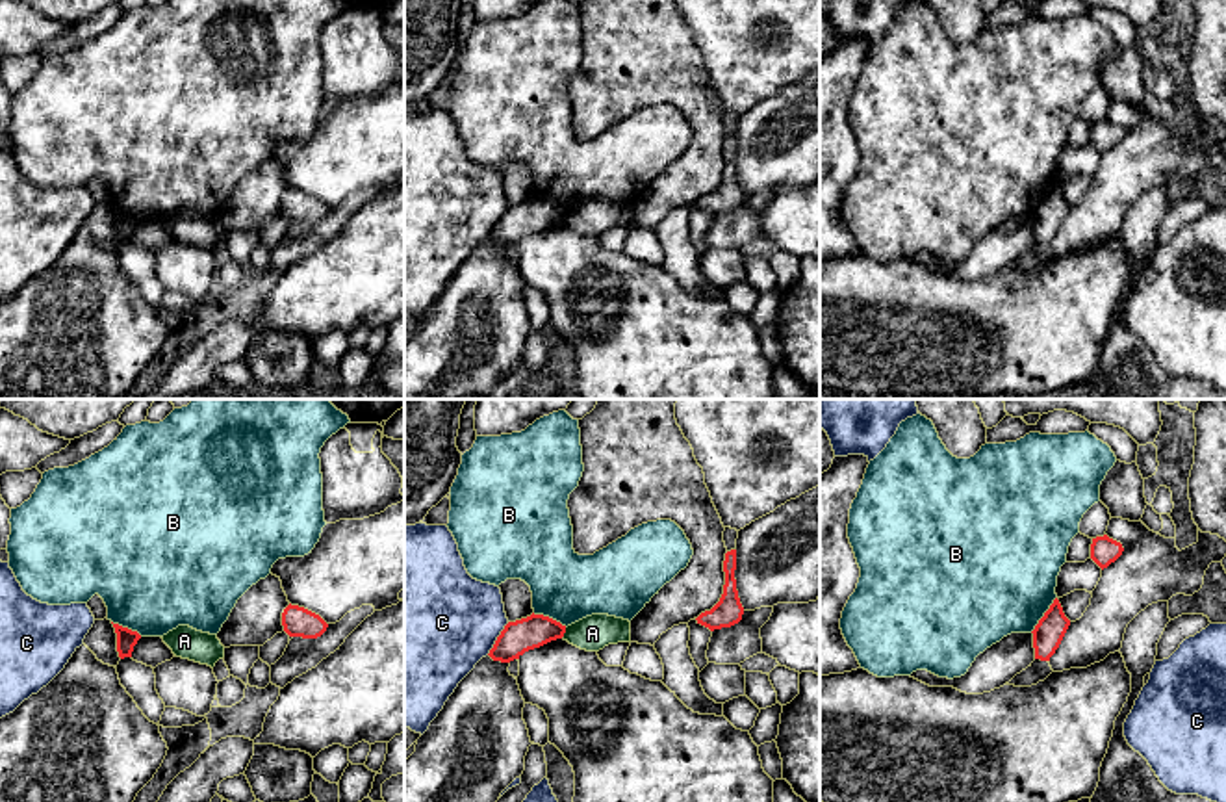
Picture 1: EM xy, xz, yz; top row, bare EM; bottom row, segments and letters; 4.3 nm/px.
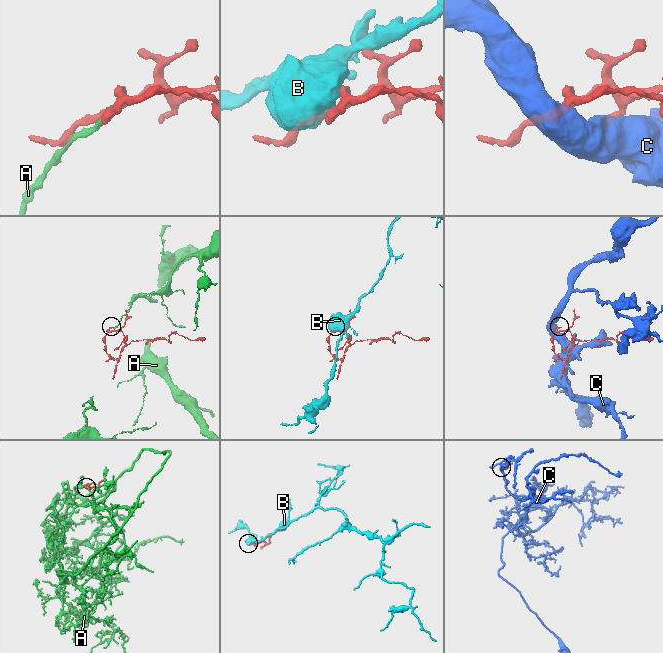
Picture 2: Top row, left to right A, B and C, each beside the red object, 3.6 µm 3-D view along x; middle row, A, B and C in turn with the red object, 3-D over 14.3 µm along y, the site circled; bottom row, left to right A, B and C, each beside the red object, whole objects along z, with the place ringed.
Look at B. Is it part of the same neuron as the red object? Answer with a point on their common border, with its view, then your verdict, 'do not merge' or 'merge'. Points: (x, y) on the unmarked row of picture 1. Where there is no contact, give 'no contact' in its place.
contact yz (1045, 199); do not merge

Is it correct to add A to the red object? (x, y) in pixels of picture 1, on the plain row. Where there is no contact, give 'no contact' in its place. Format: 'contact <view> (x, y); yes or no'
contact xz (564, 216); no

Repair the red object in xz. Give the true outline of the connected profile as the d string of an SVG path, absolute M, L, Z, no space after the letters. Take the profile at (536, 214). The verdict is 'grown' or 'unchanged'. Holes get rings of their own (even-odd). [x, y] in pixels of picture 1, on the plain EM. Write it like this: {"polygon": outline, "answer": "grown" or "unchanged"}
{"polygon": "M532 197L527 202L508 206L488 239L493 245L510 247L519 243L529 234L562 223L564 217L566 210L560 206Z", "answer": "unchanged"}

